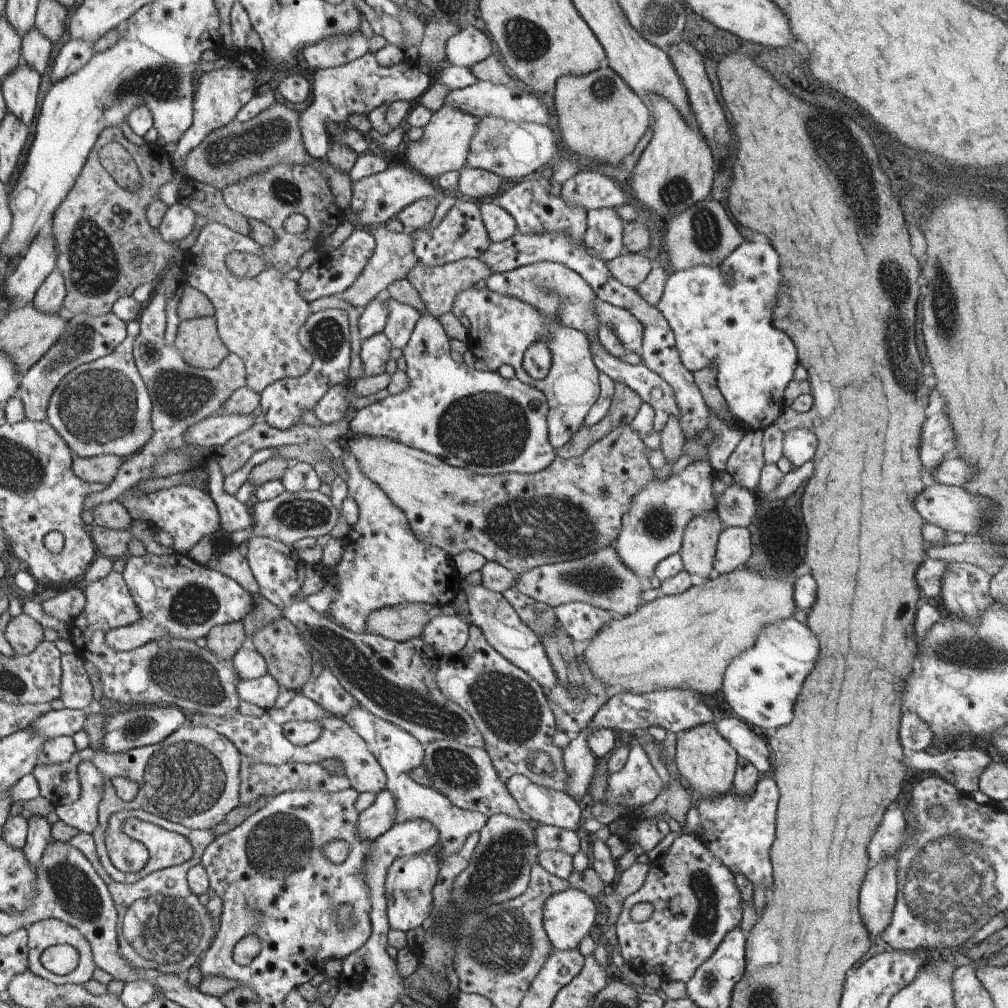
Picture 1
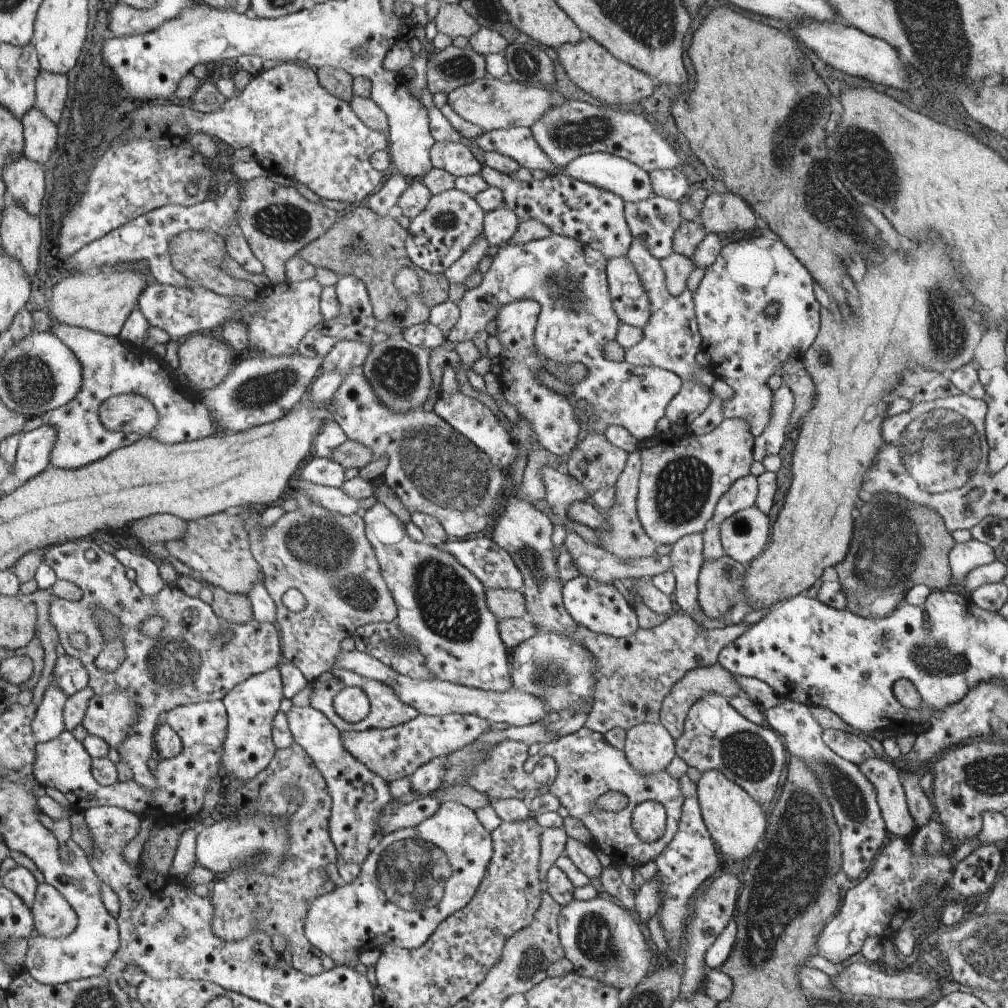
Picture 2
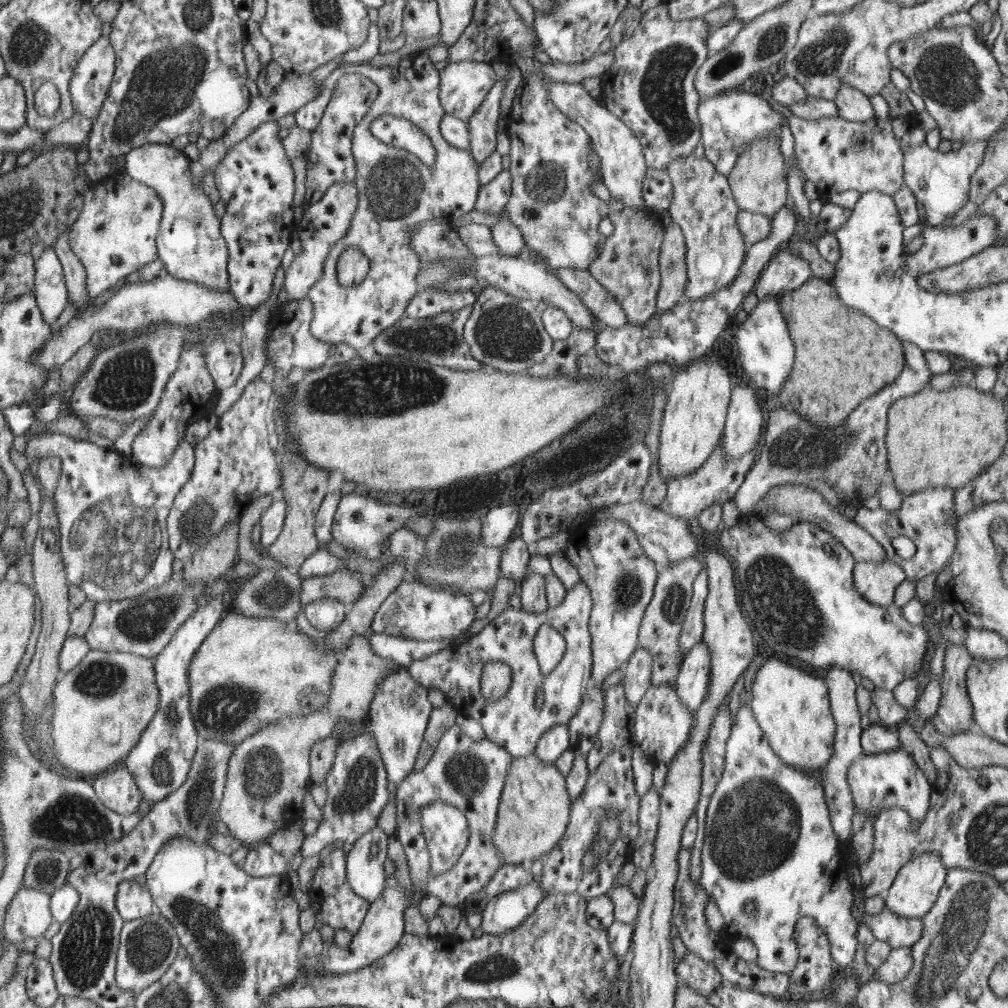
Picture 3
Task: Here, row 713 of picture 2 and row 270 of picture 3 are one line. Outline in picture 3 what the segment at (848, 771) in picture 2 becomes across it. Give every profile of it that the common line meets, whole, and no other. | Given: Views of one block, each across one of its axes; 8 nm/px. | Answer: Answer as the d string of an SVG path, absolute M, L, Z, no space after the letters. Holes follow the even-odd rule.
M781 248L761 273L754 290L761 302L768 295L774 298L795 290L811 278L808 261L800 259L798 255L792 255L789 248Z

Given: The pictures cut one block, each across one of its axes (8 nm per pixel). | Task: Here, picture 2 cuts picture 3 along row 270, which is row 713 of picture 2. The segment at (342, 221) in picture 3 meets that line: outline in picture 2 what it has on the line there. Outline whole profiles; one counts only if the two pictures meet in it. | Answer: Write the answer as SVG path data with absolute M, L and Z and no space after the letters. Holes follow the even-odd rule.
M293 707L285 716L295 743L310 756L314 766L318 768L318 772L324 778L326 790L332 800L329 832L337 851L337 857L342 862L354 862L354 864L362 865L370 855L368 844L379 830L379 816L383 814L384 808L394 799L391 794L390 784L378 773L371 772L366 764L363 764L362 761L348 752L343 744L343 734L320 710Z

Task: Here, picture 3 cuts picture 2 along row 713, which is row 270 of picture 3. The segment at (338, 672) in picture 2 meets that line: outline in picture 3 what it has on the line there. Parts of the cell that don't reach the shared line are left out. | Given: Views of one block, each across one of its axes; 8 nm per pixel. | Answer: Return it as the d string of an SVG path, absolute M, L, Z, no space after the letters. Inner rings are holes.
M425 52L408 54L396 66L376 67L369 66L366 62L344 64L332 71L332 74L322 81L323 90L316 95L316 98L312 99L312 102L306 103L304 107L300 107L300 110L293 114L296 118L296 125L312 132L323 118L326 101L332 97L333 81L342 75L348 75L348 73L353 75L360 73L374 82L378 88L378 98L376 98L374 106L370 107L362 120L356 124L351 140L351 148L357 168L354 182L360 192L359 210L356 210L351 230L348 231L347 236L336 242L335 247L330 251L330 255L327 256L326 264L323 265L323 276L319 277L319 283L315 284L315 287L311 288L311 291L305 296L314 305L314 316L308 330L311 340L318 339L332 344L346 343L359 351L370 344L375 344L375 340L381 334L385 334L387 330L396 327L402 319L406 318L407 305L419 292L416 279L421 261L411 244L412 230L417 228L424 220L432 220L432 218L446 218L461 223L461 218L470 213L475 208L475 203L478 202L479 191L482 186L479 182L479 167L476 164L475 157L472 156L469 149L458 150L442 133L443 118L448 114L443 101L440 100L439 82L442 79L440 68L434 67L434 64L435 61L428 59ZM388 72L400 72L404 76L404 88L400 88L400 92L396 92L396 88L392 88L392 96L382 98L380 91L388 91ZM392 108L394 110L408 108L408 120L416 120L416 124L422 128L424 134L428 135L432 146L435 148L435 159L431 167L424 164L415 154L400 152L398 148L390 146L372 135L370 128L376 117L384 116L384 112L392 112ZM350 246L356 246L369 261L369 272L366 279L352 289L341 286L336 277L339 255Z

